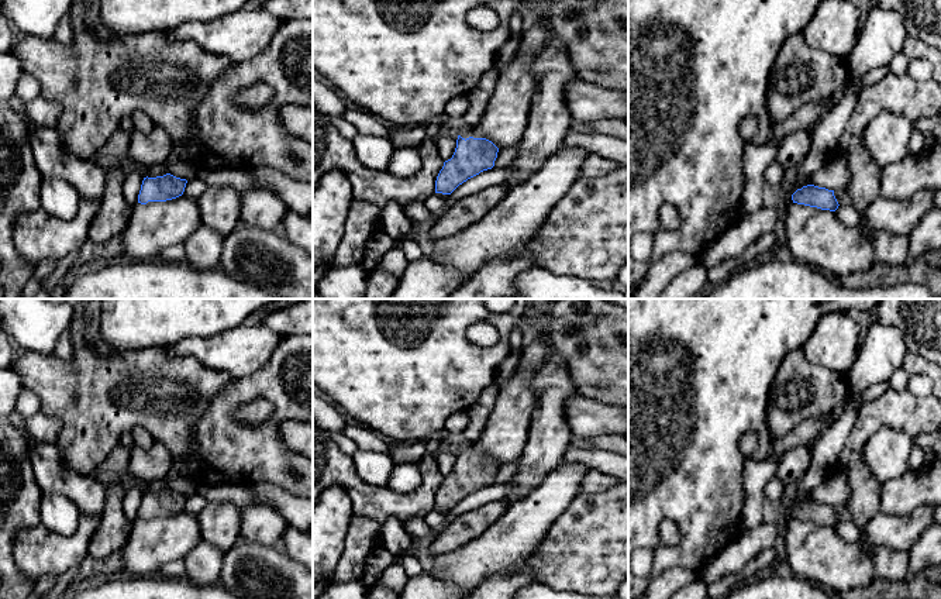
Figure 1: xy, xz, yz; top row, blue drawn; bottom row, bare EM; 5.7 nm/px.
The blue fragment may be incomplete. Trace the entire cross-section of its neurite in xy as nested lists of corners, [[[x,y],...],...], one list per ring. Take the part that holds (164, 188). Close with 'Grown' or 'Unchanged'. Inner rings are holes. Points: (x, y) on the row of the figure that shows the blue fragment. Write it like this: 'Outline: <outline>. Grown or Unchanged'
Outline: [[[170,173],[156,178],[144,178],[138,194],[138,203],[166,202],[183,194],[187,180]]]. Unchanged

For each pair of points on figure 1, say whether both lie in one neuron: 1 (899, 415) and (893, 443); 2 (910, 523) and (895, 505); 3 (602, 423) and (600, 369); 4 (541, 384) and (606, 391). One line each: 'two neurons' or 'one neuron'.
1: two neurons
2: two neurons
3: two neurons
4: two neurons

